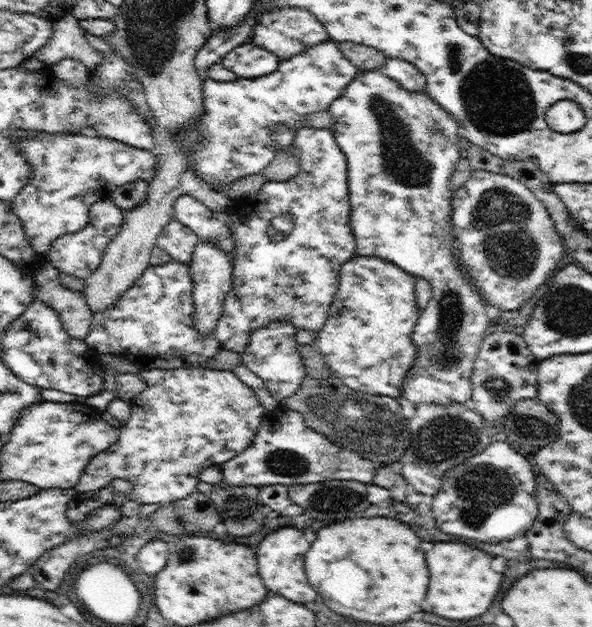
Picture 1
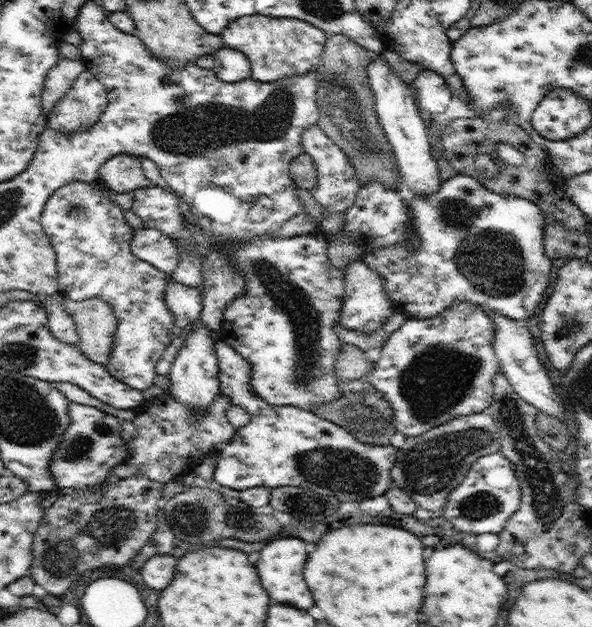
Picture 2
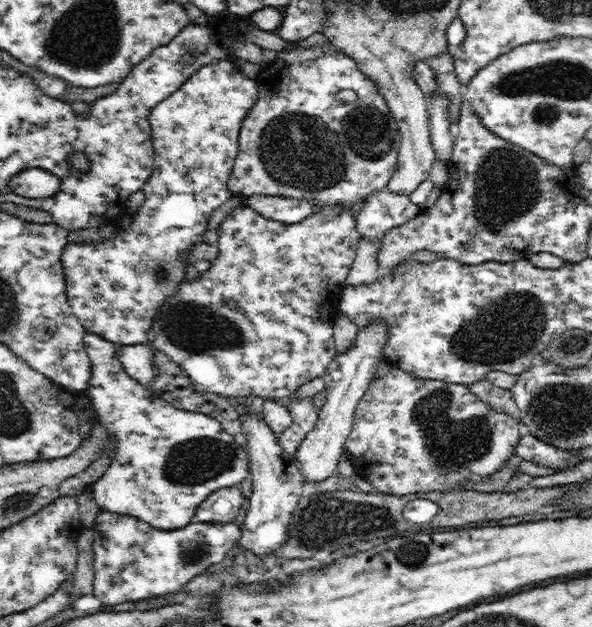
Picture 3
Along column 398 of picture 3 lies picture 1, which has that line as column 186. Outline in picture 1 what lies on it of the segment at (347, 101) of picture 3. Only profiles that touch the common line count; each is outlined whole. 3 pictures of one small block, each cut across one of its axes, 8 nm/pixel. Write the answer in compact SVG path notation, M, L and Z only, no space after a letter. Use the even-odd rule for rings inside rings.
M330 38L295 54L292 58L281 60L278 68L257 78L237 78L234 82L220 82L212 78L203 79L205 113L187 128L174 134L176 144L180 144L184 152L190 156L190 166L196 168L200 180L208 184L216 192L218 184L230 185L244 176L263 173L271 164L276 153L287 152L294 144L295 132L304 125L304 119L312 113L329 110L333 100L344 94L345 88L352 82L360 70L340 52L337 41Z

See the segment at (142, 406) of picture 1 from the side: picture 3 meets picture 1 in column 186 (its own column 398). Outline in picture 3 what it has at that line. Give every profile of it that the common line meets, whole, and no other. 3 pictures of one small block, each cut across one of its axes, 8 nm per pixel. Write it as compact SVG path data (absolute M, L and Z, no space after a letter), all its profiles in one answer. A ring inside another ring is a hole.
M392 367L388 374L374 379L368 390L364 393L361 401L354 412L354 419L350 434L346 438L345 451L350 459L354 470L360 477L364 477L366 481L375 488L376 491L384 494L390 493L394 496L404 496L415 492L450 492L464 489L461 486L462 481L482 482L490 475L498 472L501 466L509 461L509 458L515 454L515 446L521 441L521 433L519 422L513 416L507 416L506 413L497 413L490 410L489 406L476 396L471 389L464 384L452 384L444 380L434 380L428 378L418 378L412 376L405 370L398 367Z

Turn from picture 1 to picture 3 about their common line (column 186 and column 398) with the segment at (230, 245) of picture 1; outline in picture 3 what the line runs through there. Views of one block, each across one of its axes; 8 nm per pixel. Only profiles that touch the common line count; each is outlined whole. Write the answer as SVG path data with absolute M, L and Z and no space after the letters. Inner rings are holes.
M387 188L370 194L359 207L355 226L361 238L381 240L390 228L413 220L423 209L409 196L390 192Z

